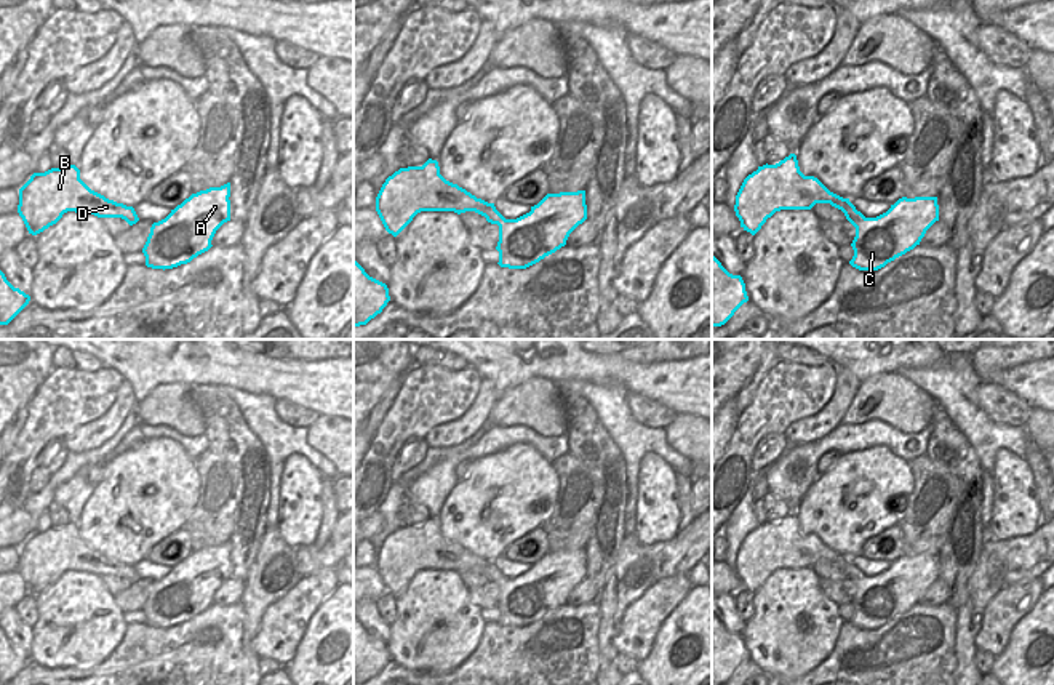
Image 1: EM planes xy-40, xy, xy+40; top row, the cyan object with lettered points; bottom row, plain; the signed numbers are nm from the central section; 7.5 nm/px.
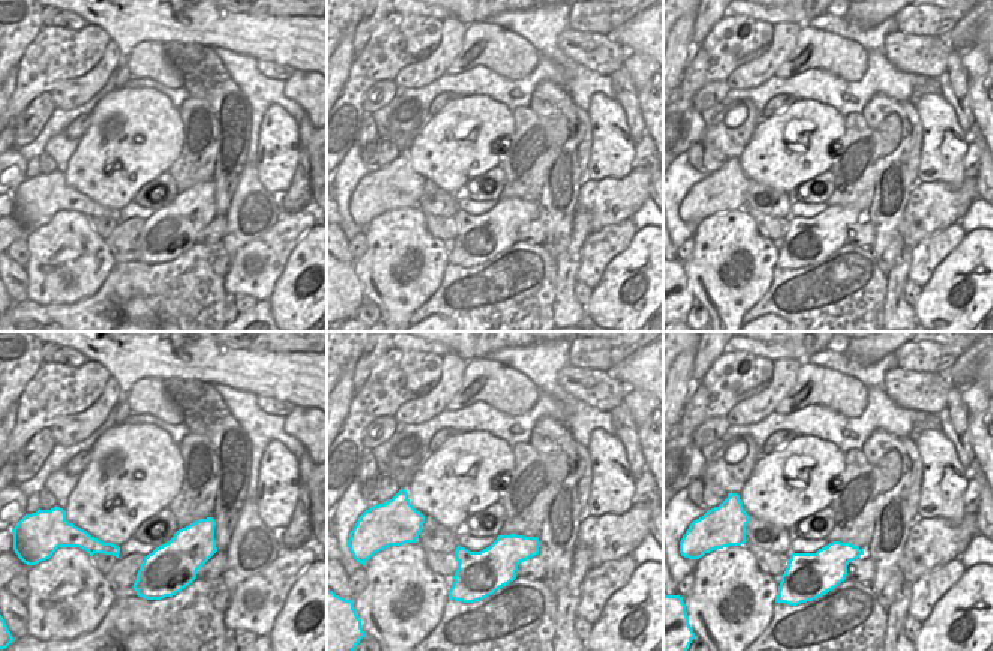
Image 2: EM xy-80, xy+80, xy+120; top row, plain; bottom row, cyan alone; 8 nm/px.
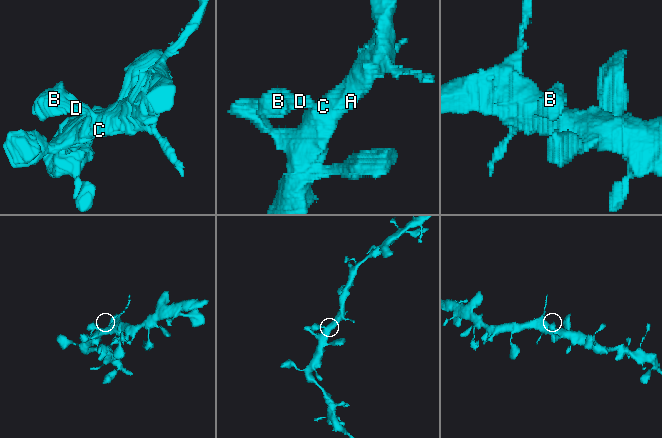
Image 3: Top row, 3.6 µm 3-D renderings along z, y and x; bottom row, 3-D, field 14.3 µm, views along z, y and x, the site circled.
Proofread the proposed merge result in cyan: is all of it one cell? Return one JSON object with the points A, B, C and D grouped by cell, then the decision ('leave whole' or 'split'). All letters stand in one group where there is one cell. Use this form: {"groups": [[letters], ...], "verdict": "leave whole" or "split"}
{"groups": [["A", "B", "C", "D"]], "verdict": "leave whole"}

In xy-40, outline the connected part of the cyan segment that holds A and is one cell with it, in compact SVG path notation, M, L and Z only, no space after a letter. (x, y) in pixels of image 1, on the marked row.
M230 182L200 190L154 222L142 248L146 266L173 269L208 251L216 230L230 221L229 197Z

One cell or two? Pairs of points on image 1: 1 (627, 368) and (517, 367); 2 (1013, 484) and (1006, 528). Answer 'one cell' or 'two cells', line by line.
1: one cell
2: one cell

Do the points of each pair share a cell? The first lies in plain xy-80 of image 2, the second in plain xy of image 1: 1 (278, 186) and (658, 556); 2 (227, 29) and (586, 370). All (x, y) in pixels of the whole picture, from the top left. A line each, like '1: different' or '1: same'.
1: different
2: same

